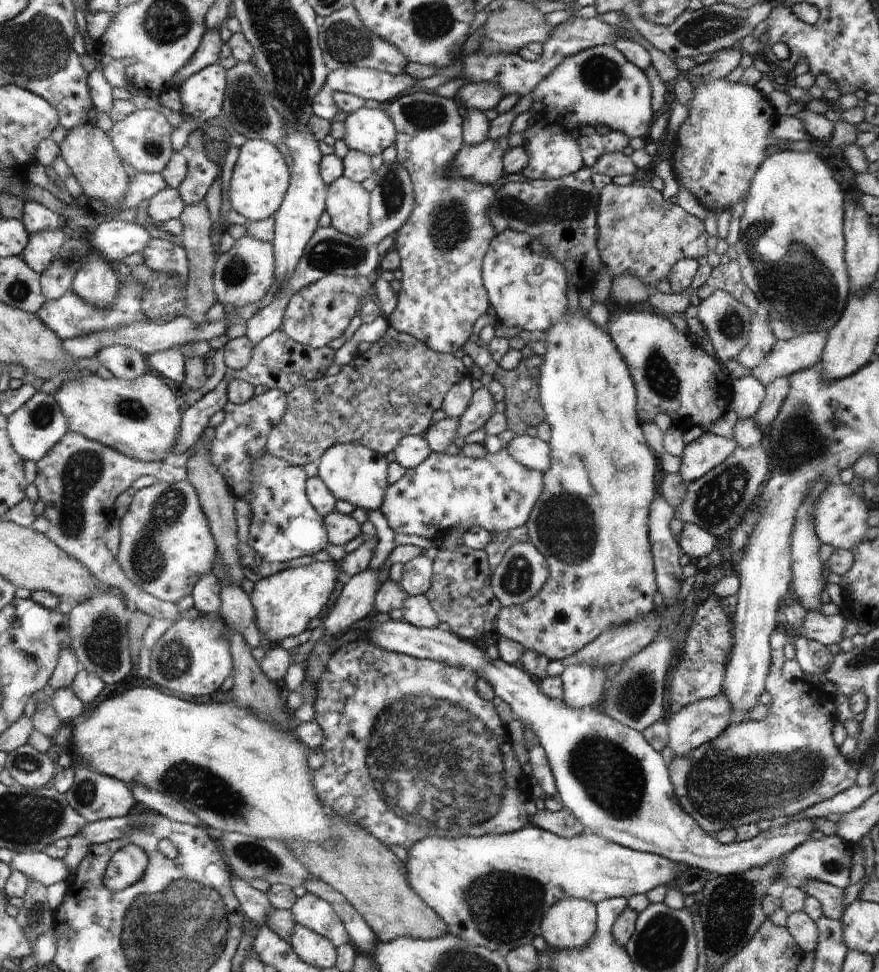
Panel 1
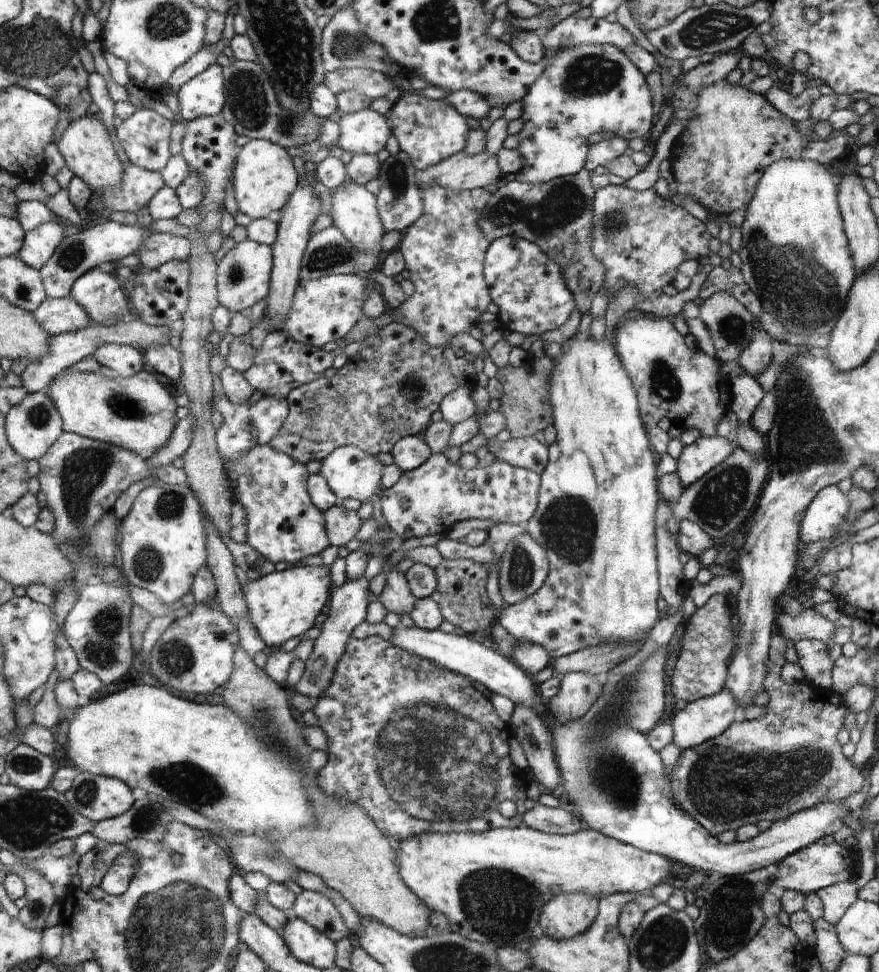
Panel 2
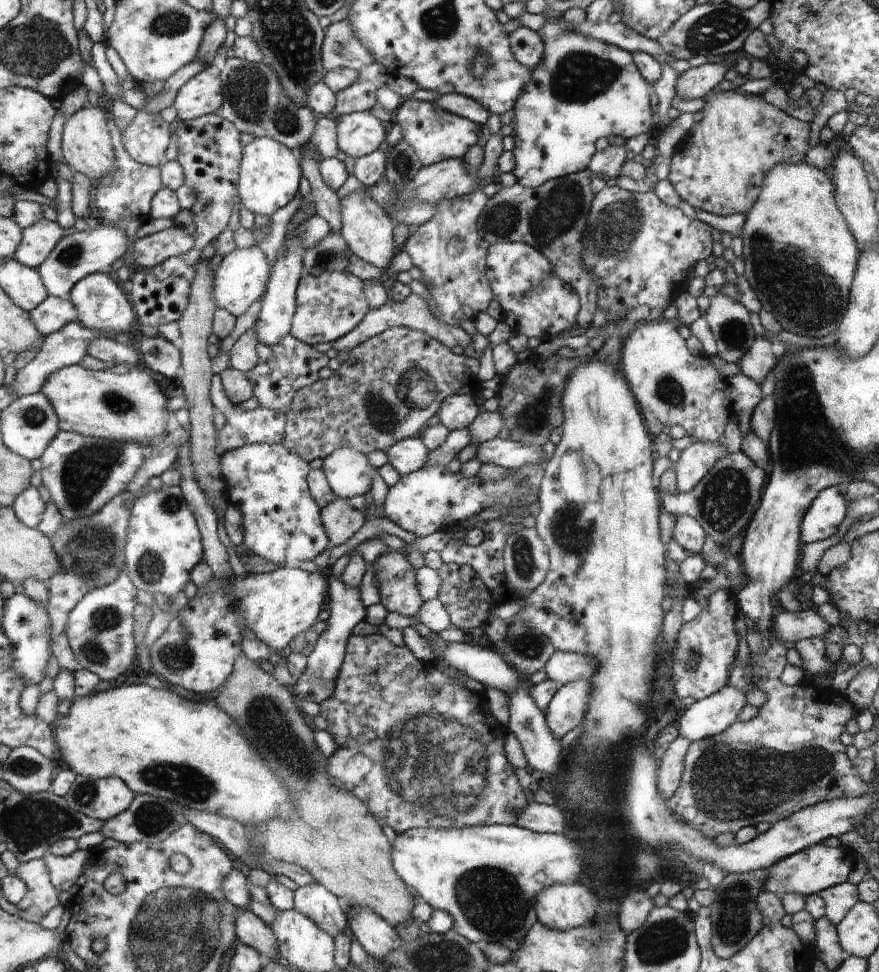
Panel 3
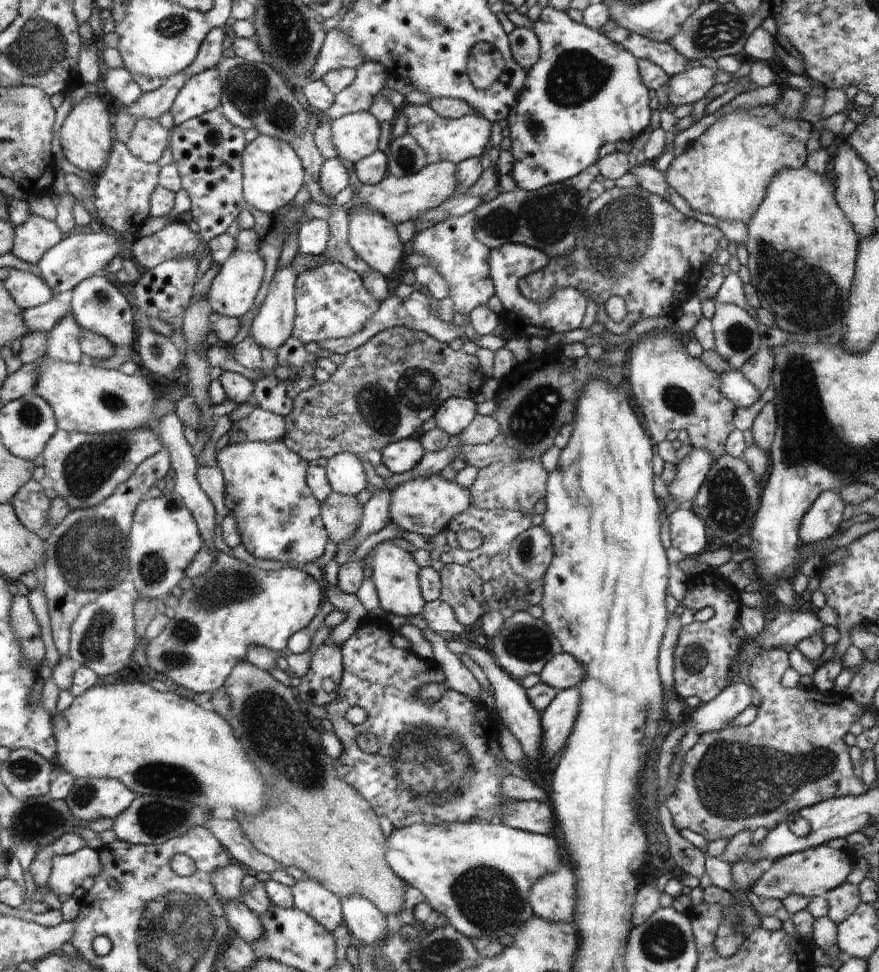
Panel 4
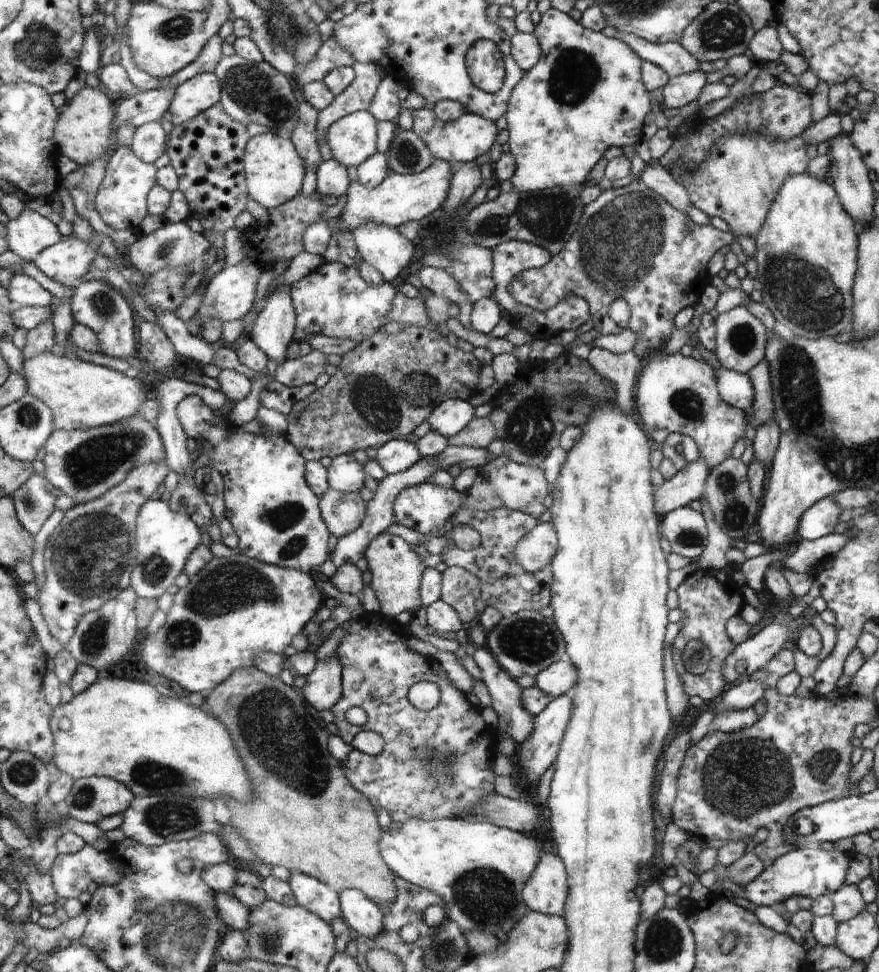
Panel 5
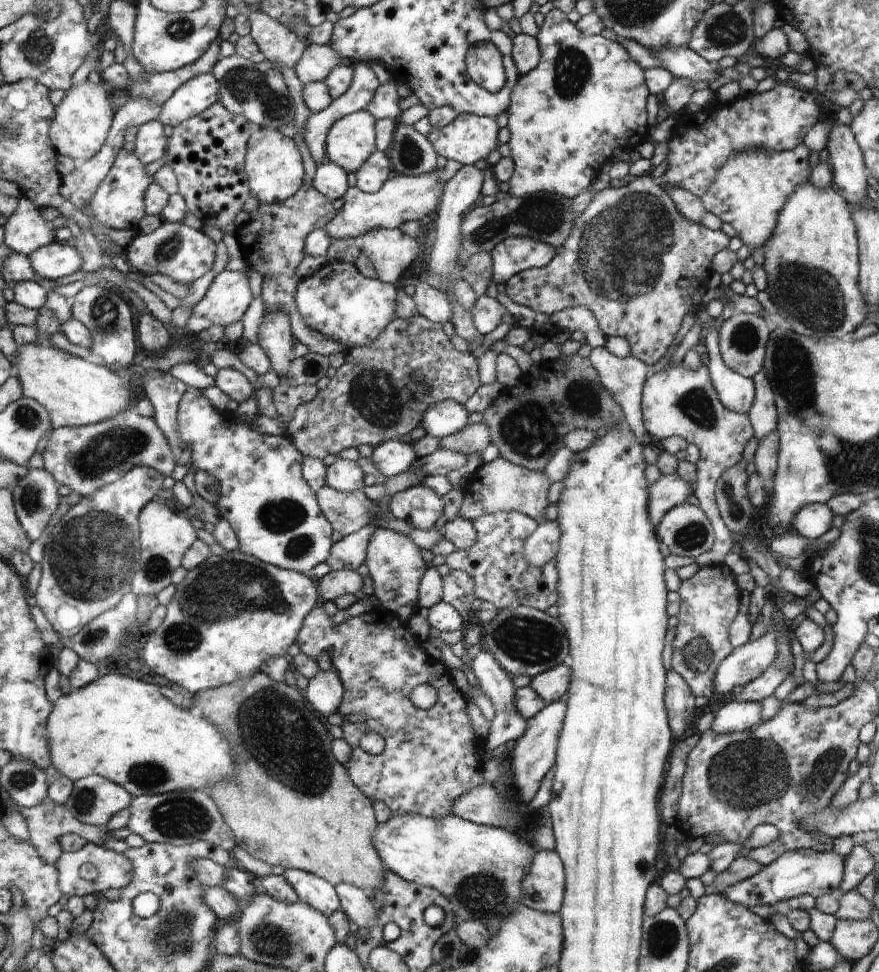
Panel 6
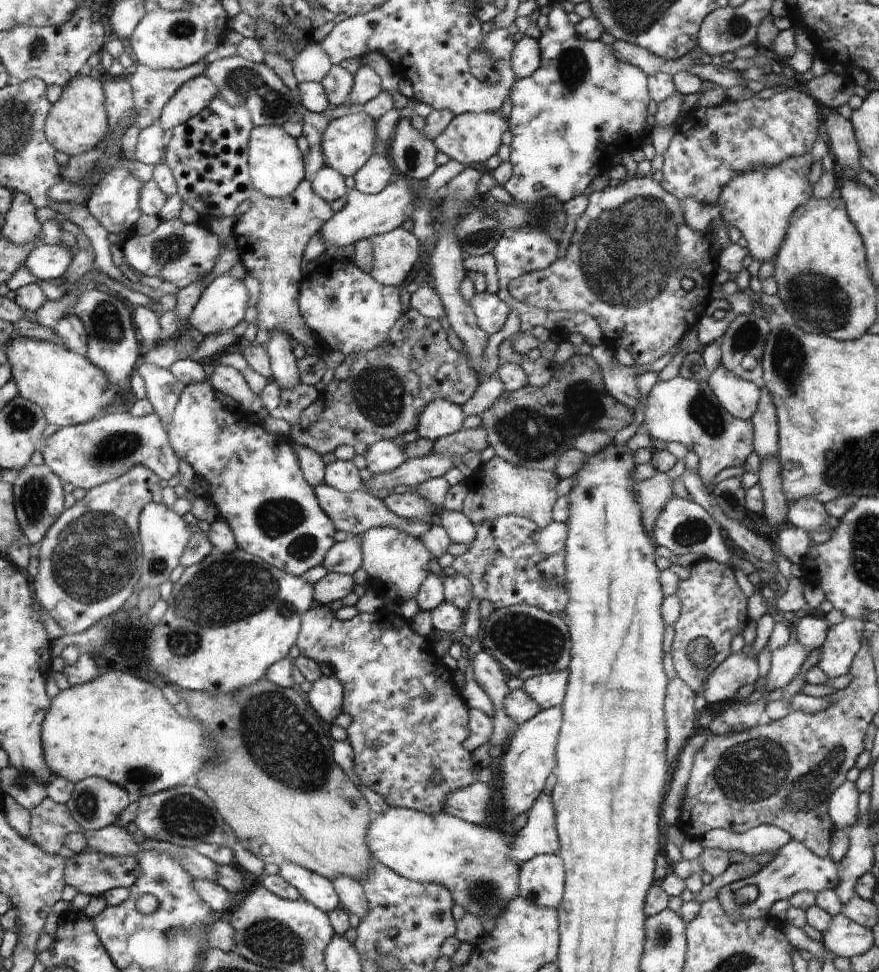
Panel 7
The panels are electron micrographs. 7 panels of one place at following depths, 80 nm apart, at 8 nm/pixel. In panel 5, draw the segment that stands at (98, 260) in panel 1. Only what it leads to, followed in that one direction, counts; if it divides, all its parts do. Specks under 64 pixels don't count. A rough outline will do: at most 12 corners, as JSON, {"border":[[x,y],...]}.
{"border":[[106,281],[80,282],[76,323],[93,330],[99,352],[136,352],[128,302]]}

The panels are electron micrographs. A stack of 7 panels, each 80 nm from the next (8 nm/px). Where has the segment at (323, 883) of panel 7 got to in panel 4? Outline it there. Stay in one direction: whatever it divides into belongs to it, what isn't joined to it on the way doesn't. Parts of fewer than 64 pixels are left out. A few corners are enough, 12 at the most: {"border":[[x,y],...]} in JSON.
{"border":[[314,879],[291,886],[297,909],[332,932],[342,900]]}

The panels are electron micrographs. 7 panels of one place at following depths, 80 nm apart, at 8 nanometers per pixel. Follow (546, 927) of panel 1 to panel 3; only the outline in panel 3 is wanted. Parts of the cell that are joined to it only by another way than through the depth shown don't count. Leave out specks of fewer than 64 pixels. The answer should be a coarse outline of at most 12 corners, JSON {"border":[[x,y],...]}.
{"border":[[576,880],[536,895],[544,926],[563,931],[594,922],[597,896]]}

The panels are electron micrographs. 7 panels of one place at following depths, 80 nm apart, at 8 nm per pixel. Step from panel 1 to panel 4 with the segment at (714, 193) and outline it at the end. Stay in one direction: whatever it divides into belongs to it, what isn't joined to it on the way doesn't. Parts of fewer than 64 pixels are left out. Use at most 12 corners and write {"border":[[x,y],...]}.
{"border":[[772,106],[720,117],[666,180],[693,210],[748,225],[805,166],[809,122]]}

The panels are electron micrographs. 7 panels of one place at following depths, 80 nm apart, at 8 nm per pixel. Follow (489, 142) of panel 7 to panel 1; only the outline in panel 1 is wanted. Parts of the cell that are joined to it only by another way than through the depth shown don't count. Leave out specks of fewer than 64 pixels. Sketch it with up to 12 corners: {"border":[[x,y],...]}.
{"border":[[413,90],[381,109],[415,205],[397,230],[390,328],[454,353],[488,310],[491,186],[454,179],[456,100]]}

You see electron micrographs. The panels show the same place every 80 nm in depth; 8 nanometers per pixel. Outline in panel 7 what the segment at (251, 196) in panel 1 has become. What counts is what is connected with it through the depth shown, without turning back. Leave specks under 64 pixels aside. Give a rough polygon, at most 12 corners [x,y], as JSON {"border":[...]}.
{"border":[[283,126],[252,133],[252,180],[284,198],[304,180],[306,158]]}

